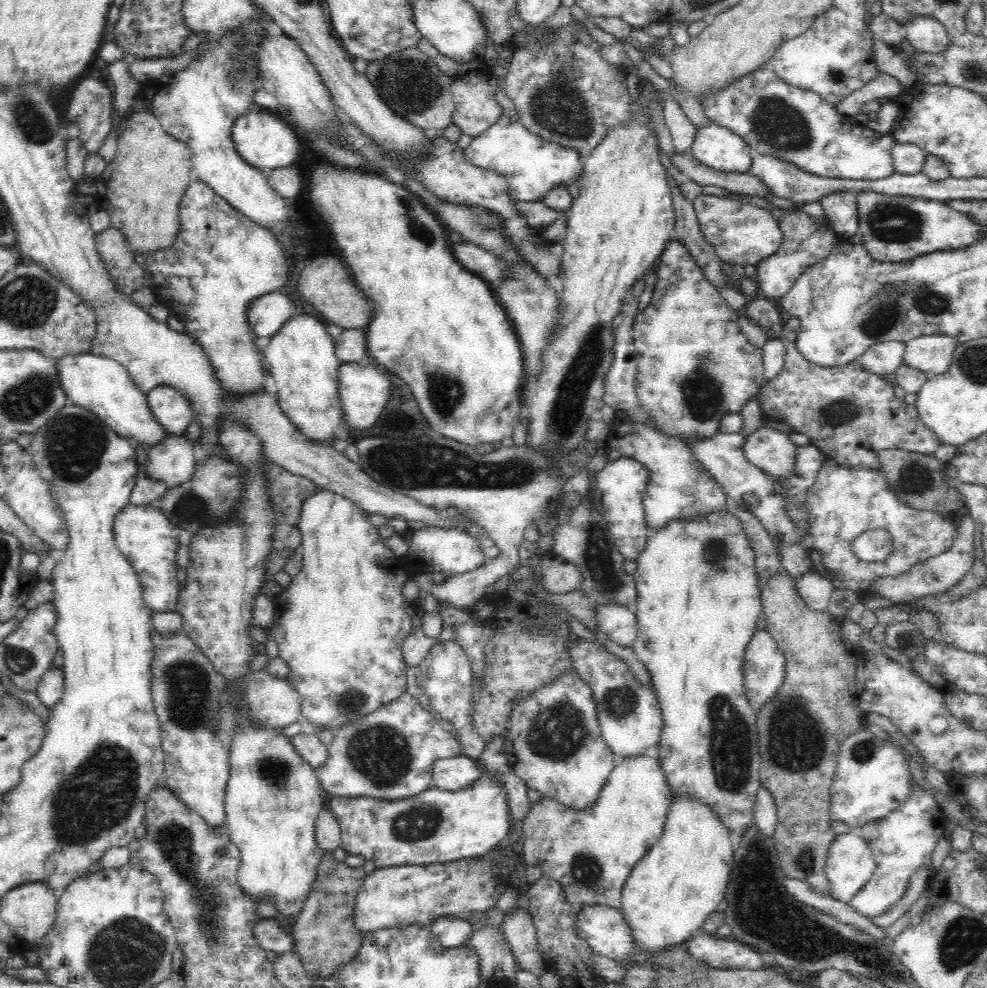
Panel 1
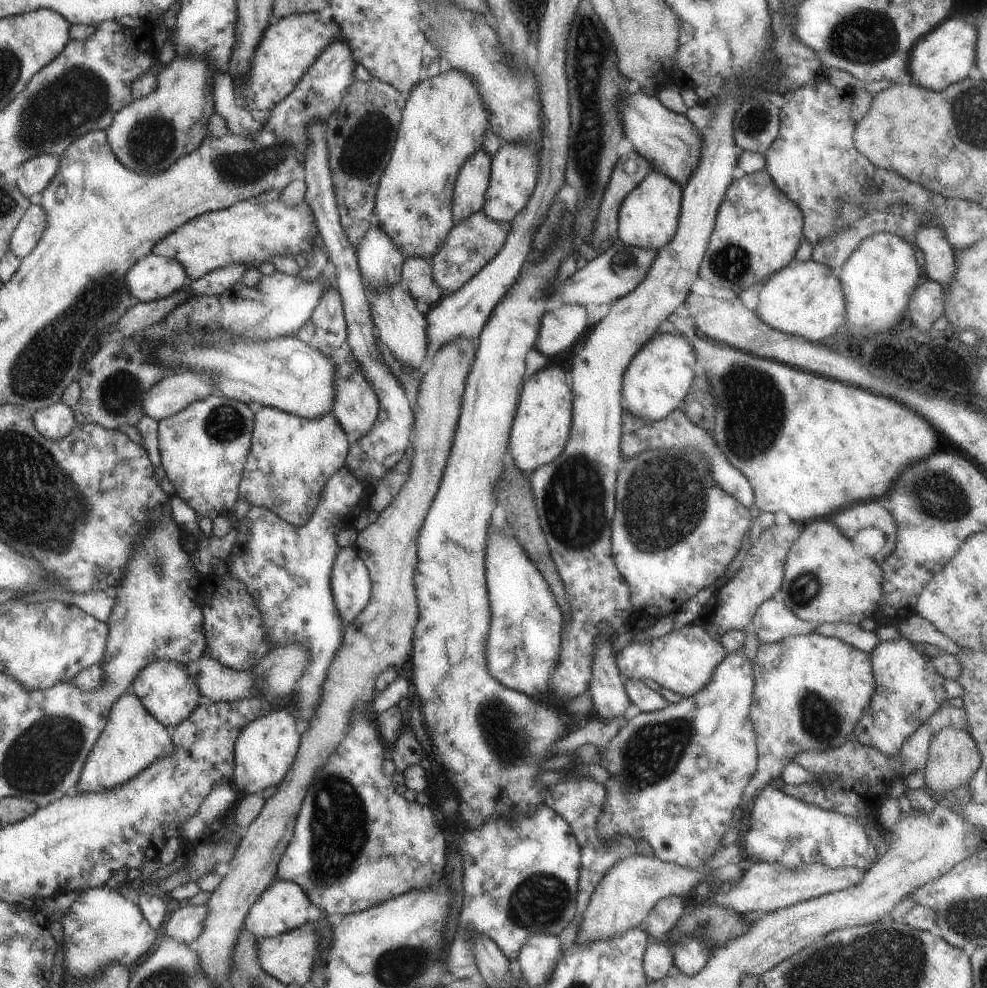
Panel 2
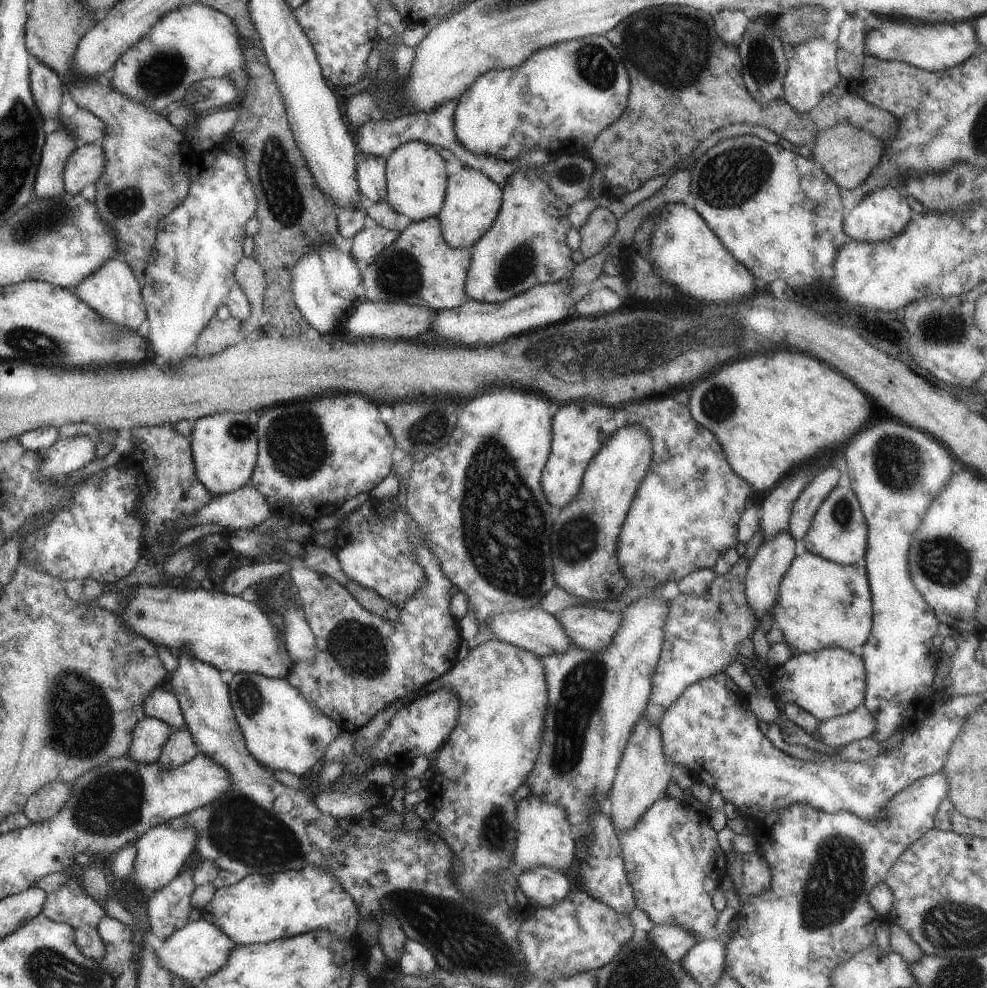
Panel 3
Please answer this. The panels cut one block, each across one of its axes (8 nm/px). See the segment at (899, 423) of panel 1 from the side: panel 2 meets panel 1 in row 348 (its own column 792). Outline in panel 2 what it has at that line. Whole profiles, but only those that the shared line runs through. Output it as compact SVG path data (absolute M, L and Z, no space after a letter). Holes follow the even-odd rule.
M948 702L944 703L905 740L897 752L898 760L890 760L887 754L881 753L874 747L860 744L852 738L835 749L800 751L793 761L809 773L817 775L817 779L814 783L787 785L781 791L806 804L857 817L865 825L868 836L876 845L877 853L882 856L888 850L889 844L884 839L884 828L880 826L878 806L889 797L888 792L892 781L899 777L904 778L911 772L925 770L930 741L946 727L966 730L967 714L964 707L955 708Z

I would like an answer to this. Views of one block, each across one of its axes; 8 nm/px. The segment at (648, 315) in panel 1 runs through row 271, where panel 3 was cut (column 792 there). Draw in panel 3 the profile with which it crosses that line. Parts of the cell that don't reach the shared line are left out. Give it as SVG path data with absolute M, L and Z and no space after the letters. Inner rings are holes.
M828 647L806 653L794 653L785 664L772 670L772 677L769 681L772 688L776 688L776 694L780 694L780 698L778 698L780 702L796 704L812 716L825 721L852 712L863 704L866 688L866 669L859 652L848 652L848 650L842 648Z

